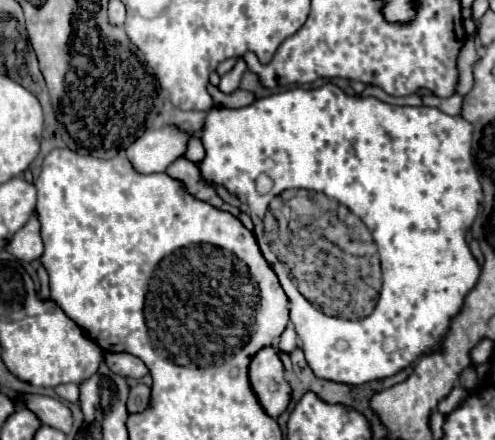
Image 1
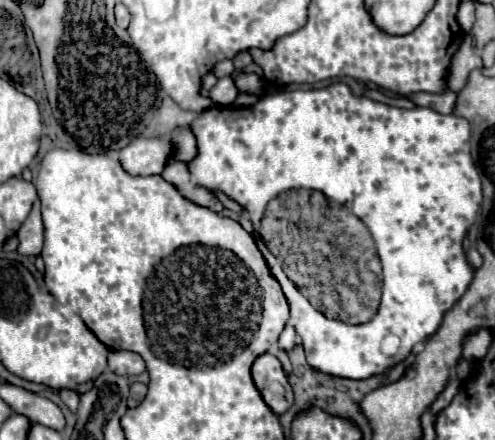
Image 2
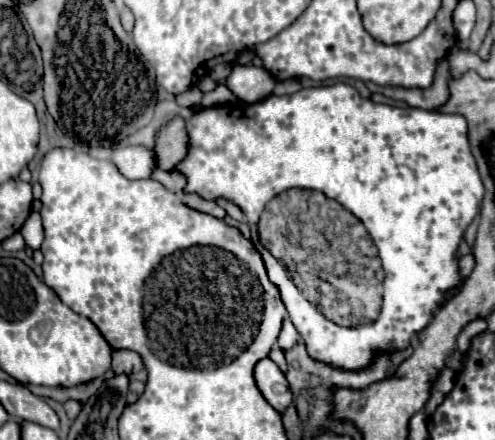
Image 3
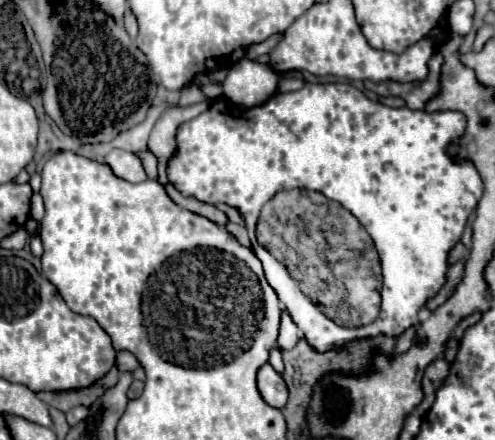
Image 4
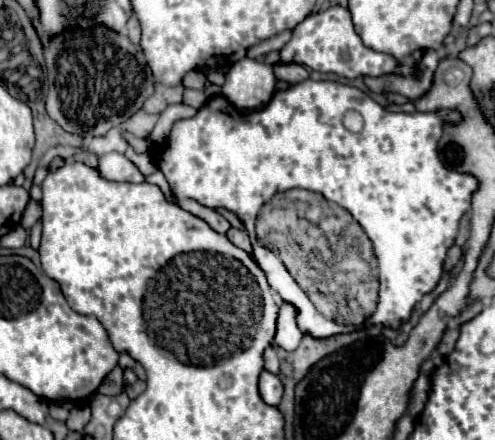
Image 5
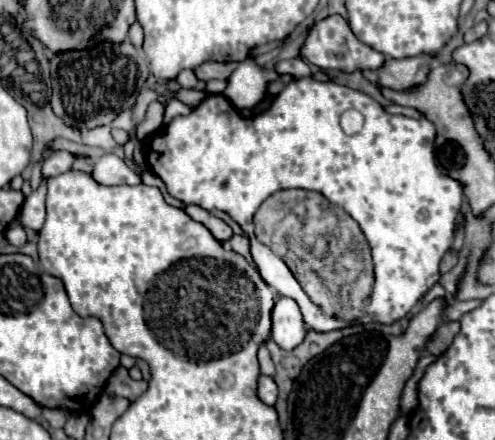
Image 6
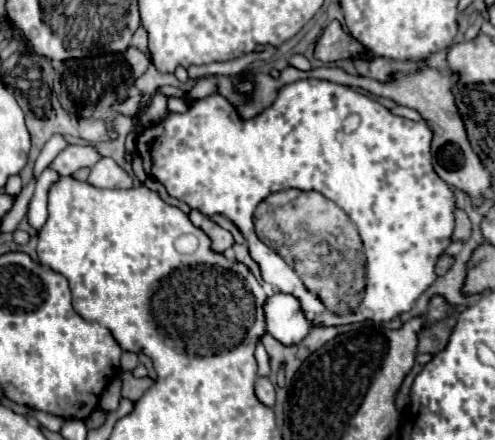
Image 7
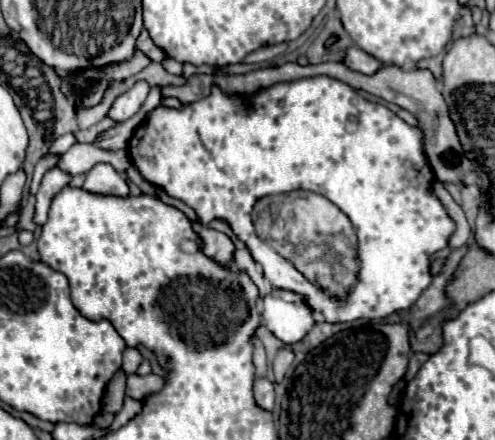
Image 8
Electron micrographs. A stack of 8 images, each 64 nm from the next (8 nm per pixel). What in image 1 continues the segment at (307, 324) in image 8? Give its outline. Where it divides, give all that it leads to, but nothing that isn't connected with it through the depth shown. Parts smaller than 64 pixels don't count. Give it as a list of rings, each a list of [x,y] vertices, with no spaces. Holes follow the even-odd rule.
[[[288,324],[288,328],[282,332],[282,336],[280,336],[280,340],[278,340],[278,348],[280,348],[282,352],[292,352],[296,346],[298,346],[296,330],[292,328],[292,324]]]

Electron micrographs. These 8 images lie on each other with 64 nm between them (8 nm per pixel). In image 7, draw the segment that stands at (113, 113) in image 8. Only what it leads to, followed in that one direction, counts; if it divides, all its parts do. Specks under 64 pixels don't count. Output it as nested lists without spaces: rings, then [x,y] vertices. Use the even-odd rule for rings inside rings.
[[[140,92],[130,94],[128,100],[124,100],[124,102],[120,102],[120,104],[116,106],[116,112],[118,112],[120,116],[132,116],[132,114],[138,110],[140,100],[142,100],[142,94],[140,94]]]

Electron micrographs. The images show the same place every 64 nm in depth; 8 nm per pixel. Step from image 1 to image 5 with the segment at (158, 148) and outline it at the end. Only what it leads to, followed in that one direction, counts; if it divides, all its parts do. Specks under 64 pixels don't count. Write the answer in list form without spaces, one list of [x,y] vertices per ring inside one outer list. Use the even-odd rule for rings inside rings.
[[[108,152],[100,156],[96,170],[100,172],[100,176],[112,182],[134,182],[134,184],[144,182],[144,176],[140,174],[140,170],[120,152]]]

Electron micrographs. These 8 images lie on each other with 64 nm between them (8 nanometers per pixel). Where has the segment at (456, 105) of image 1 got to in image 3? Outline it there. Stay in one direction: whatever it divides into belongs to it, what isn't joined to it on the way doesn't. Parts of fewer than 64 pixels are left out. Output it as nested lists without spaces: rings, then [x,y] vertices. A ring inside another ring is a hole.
[[[442,58],[436,66],[434,82],[426,90],[412,90],[412,106],[422,110],[436,110],[448,100],[448,58]]]

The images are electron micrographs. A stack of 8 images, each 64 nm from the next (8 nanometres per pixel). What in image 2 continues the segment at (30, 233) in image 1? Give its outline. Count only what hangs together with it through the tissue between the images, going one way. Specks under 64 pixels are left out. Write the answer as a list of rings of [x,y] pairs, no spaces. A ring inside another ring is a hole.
[[[40,202],[32,206],[30,216],[18,230],[18,252],[24,256],[38,256],[42,252],[42,242],[44,242],[44,226],[42,226],[42,216],[40,216]]]

